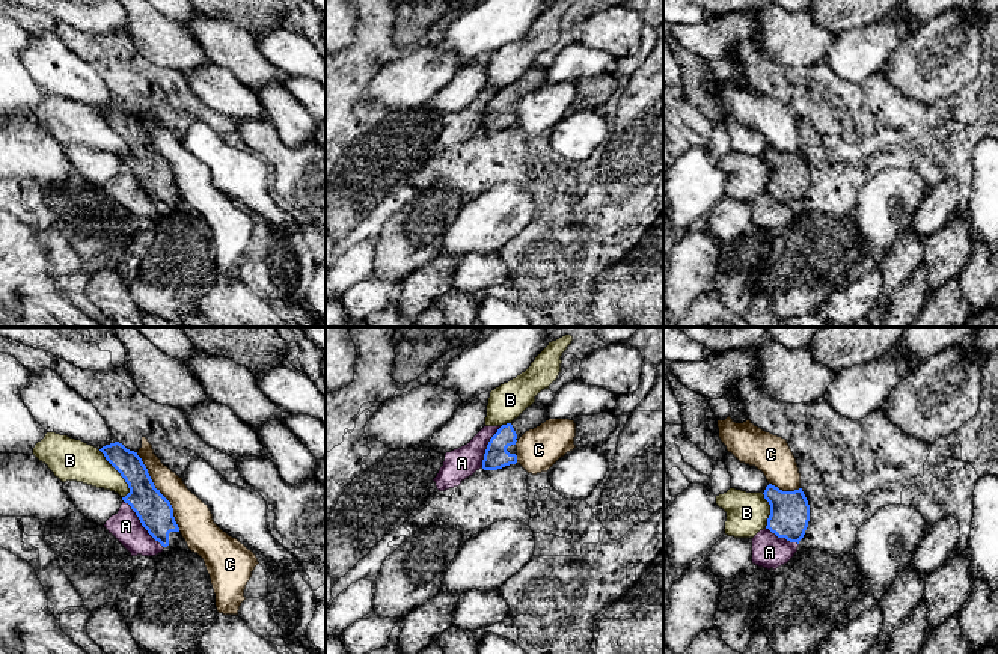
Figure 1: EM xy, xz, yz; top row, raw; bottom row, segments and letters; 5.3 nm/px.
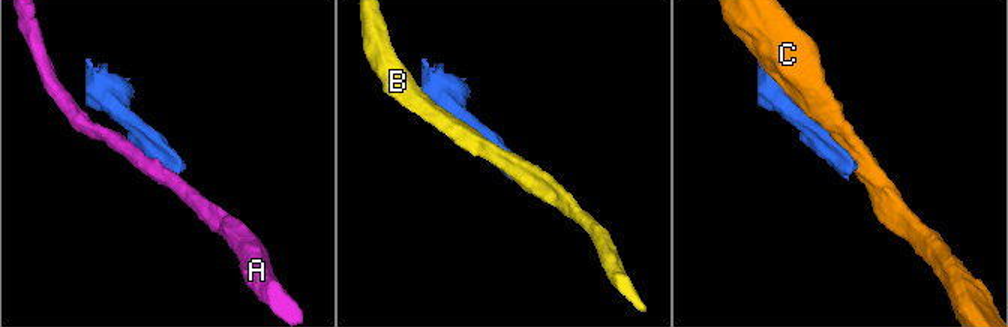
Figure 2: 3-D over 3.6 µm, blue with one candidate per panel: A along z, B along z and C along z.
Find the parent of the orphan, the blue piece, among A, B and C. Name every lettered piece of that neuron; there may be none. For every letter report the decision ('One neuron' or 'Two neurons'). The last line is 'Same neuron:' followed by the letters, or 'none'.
A: Two neurons
B: Two neurons
C: Two neurons
Same neuron: none

